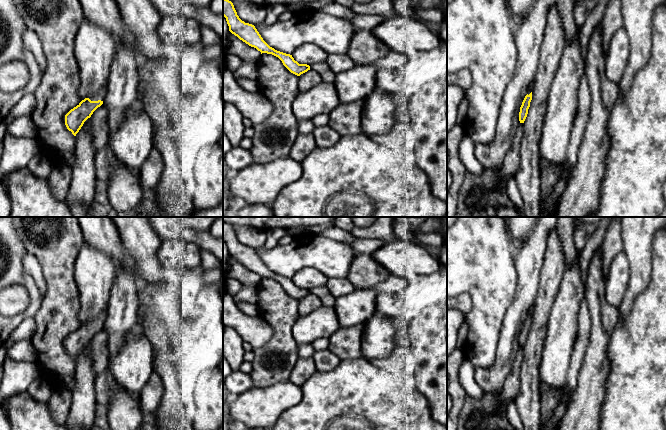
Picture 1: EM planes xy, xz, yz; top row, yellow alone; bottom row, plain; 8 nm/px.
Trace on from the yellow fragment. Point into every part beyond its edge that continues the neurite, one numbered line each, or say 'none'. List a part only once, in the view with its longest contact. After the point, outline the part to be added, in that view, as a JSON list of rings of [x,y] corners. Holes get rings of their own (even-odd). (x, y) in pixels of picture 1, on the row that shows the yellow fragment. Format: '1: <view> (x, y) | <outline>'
1: xy (101, 94) | [[[107,86],[103,87],[98,93],[90,95],[89,99],[91,101],[98,101],[98,100],[103,101],[105,96],[106,96],[106,94],[107,94],[107,91],[108,91]]]

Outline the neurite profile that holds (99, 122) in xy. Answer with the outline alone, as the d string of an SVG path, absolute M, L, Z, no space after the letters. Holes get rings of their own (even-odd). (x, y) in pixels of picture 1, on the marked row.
M104 104L91 115L89 131L92 136L92 145L97 151L107 146L109 141L109 118L108 110Z

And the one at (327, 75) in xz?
M320 62L310 65L310 69L314 70L325 83L334 83L336 73L328 66L326 62Z

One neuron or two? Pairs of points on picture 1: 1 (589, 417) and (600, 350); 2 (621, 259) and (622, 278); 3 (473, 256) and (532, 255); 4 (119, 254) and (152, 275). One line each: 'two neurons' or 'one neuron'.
1: one neuron
2: one neuron
3: two neurons
4: two neurons

